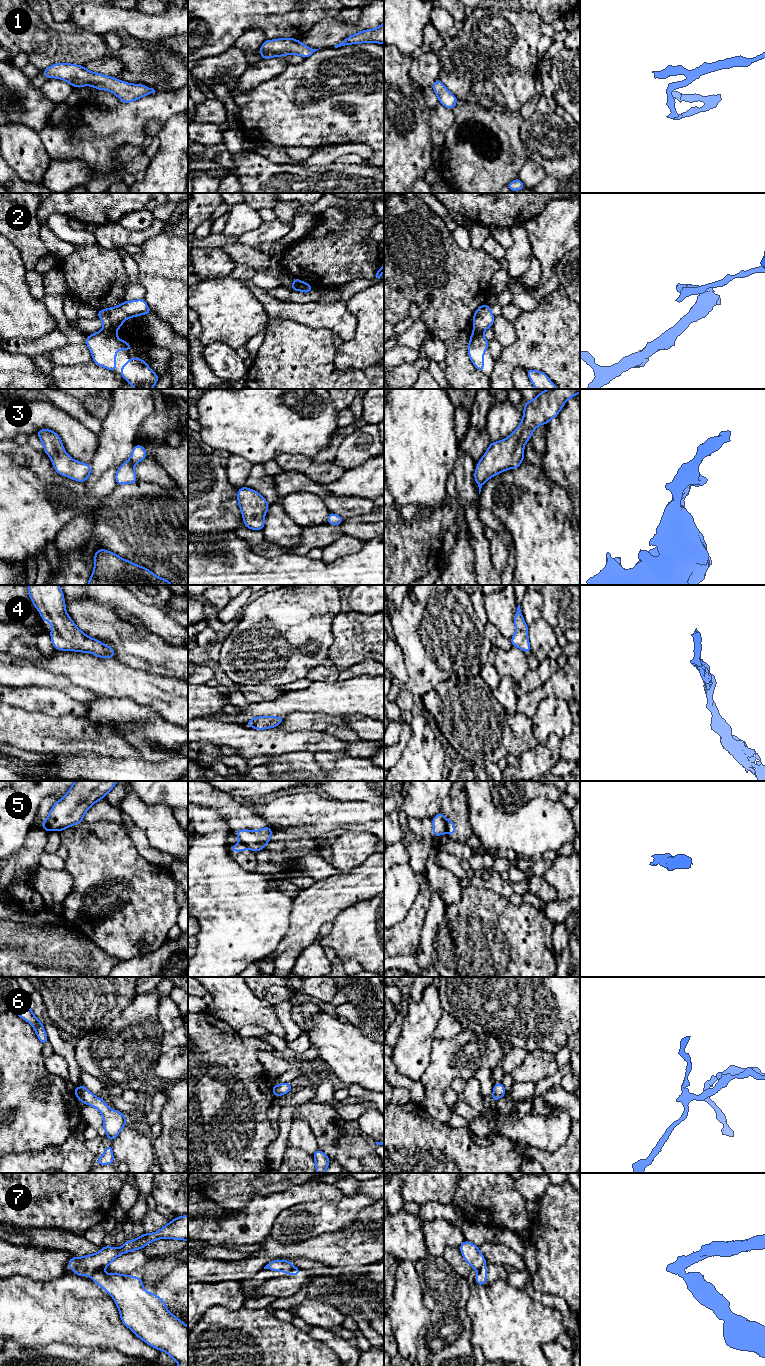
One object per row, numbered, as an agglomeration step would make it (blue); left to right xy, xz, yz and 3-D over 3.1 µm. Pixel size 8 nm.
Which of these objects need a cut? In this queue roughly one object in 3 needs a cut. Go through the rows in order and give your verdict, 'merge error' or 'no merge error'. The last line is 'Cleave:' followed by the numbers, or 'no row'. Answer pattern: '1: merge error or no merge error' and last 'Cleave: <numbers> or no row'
1: no merge error
2: merge error
3: no merge error
4: no merge error
5: merge error
6: no merge error
7: merge error
Cleave: 2, 5, 7

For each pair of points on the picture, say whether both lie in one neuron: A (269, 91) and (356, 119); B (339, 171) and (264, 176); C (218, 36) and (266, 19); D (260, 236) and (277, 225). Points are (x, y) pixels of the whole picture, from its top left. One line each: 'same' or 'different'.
A: same
B: same
C: same
D: same

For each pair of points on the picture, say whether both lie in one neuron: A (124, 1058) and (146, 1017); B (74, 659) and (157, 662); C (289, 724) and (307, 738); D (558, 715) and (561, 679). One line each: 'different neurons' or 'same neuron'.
A: same neuron
B: different neurons
C: different neurons
D: different neurons

